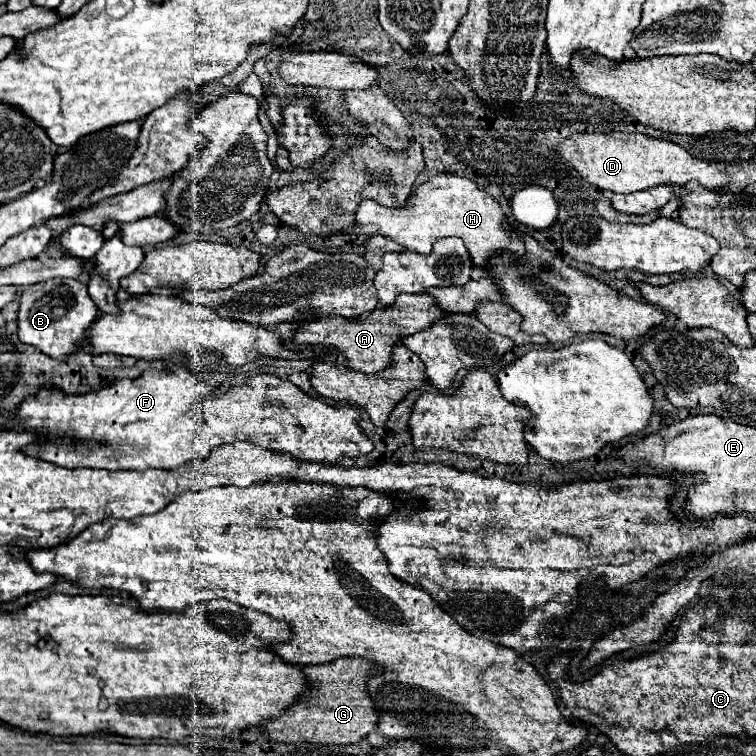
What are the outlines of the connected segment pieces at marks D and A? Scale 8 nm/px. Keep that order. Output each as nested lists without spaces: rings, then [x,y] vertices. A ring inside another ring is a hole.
[[[580,133],[568,137],[558,151],[584,181],[612,193],[636,193],[656,185],[684,187],[690,181],[698,181],[706,189],[722,191],[732,181],[726,171],[718,171],[714,165],[692,157],[684,147],[642,133]]]
[[[428,293],[420,295],[400,295],[394,307],[380,307],[368,315],[358,319],[344,319],[344,317],[318,317],[306,319],[298,323],[298,331],[294,341],[298,345],[314,345],[334,349],[348,359],[348,365],[362,373],[376,373],[386,369],[392,363],[392,349],[402,343],[402,337],[414,335],[418,331],[426,331],[430,325],[442,319],[444,311],[436,303],[436,299]]]

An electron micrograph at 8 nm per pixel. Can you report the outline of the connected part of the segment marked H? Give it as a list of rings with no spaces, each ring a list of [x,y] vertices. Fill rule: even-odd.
[[[436,175],[428,183],[414,189],[414,195],[402,209],[390,209],[370,201],[362,201],[356,211],[356,223],[378,225],[378,233],[404,245],[410,251],[430,253],[432,245],[444,237],[460,237],[478,269],[492,267],[490,259],[510,253],[518,259],[526,255],[522,237],[508,223],[500,203],[480,189],[472,179],[458,175]]]

